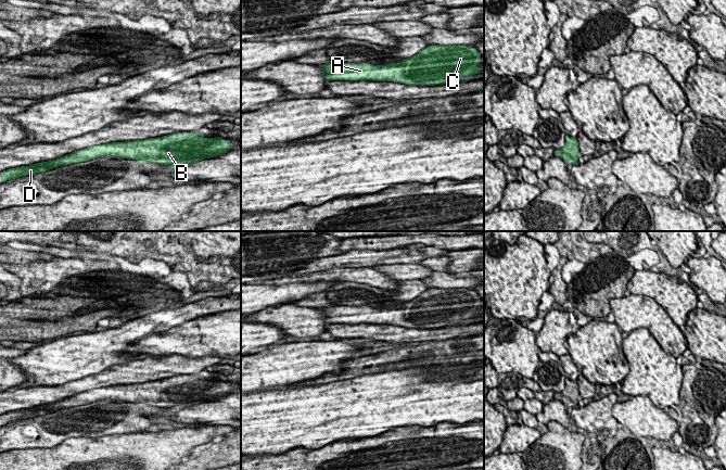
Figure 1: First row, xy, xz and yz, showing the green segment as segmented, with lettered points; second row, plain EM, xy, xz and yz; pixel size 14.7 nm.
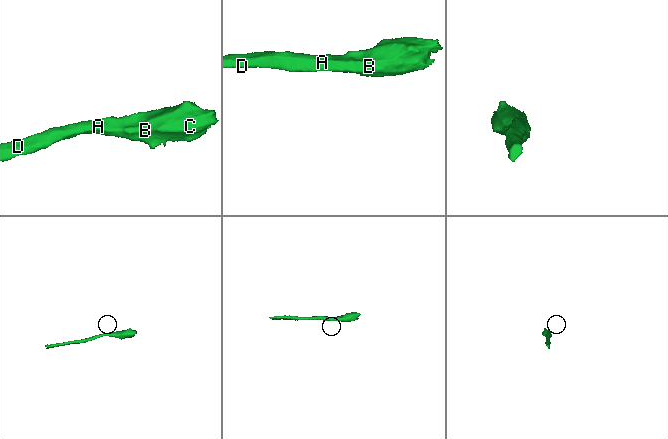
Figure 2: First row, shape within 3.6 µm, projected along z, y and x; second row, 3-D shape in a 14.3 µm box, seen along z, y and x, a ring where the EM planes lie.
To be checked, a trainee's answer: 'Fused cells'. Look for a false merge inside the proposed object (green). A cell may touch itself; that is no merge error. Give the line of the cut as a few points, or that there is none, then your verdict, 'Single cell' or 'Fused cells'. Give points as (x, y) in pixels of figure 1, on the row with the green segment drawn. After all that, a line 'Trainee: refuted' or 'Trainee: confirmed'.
No split. Single cell
Trainee: refuted

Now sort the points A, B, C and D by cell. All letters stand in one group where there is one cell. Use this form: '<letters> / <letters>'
A B C D

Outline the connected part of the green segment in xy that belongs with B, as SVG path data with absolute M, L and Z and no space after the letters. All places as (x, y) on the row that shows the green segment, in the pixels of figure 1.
M199 131L196 134L171 134L144 140L93 145L54 161L0 172L0 183L26 175L44 173L58 166L87 162L103 156L147 161L177 169L183 165L227 153L233 145L233 142L222 137L205 138L204 136Z

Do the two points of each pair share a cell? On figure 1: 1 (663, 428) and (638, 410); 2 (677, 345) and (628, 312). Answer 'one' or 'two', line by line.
1: one
2: one

